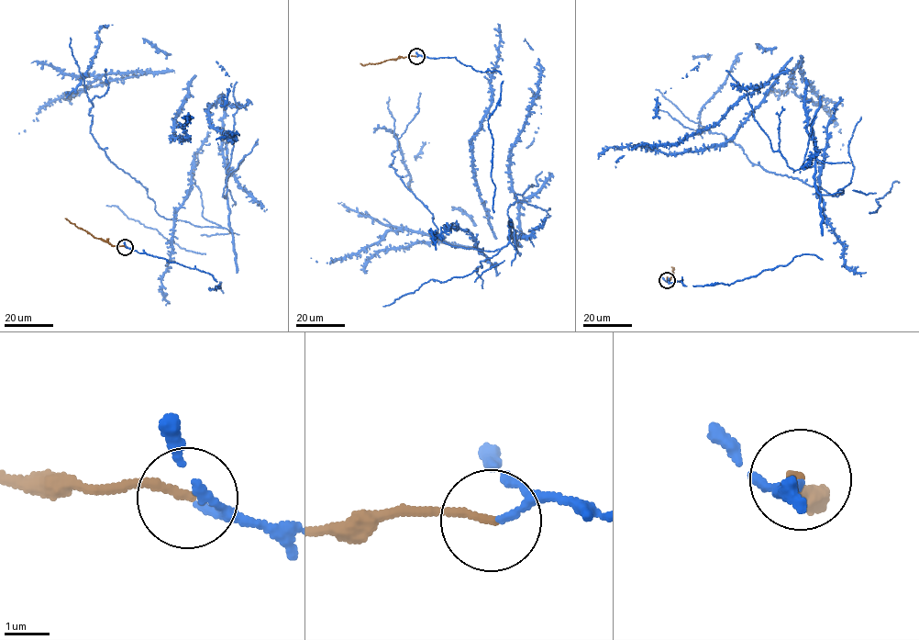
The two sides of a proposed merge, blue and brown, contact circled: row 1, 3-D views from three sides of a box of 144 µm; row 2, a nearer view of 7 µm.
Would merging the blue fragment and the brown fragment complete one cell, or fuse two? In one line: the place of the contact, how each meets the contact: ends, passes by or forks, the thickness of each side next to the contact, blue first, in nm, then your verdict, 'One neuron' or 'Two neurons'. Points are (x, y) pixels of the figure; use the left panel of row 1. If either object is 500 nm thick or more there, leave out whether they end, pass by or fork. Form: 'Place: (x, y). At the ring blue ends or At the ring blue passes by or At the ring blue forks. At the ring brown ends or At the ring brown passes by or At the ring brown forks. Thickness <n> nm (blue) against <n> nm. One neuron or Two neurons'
Place: (125, 247). At the ring blue passes by. At the ring brown ends. Thickness 110 nm (blue) against 170 nm. One neuron

